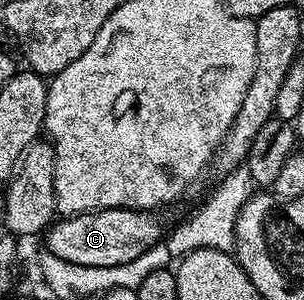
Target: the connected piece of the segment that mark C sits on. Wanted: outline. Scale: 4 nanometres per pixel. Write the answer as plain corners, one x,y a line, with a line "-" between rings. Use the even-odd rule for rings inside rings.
125,207
61,217
44,232
44,250
63,261
71,261
71,265
125,265
127,261
135,261
135,257
145,255
147,249
162,242
163,231
161,233
161,223
157,217
151,211
128,211

